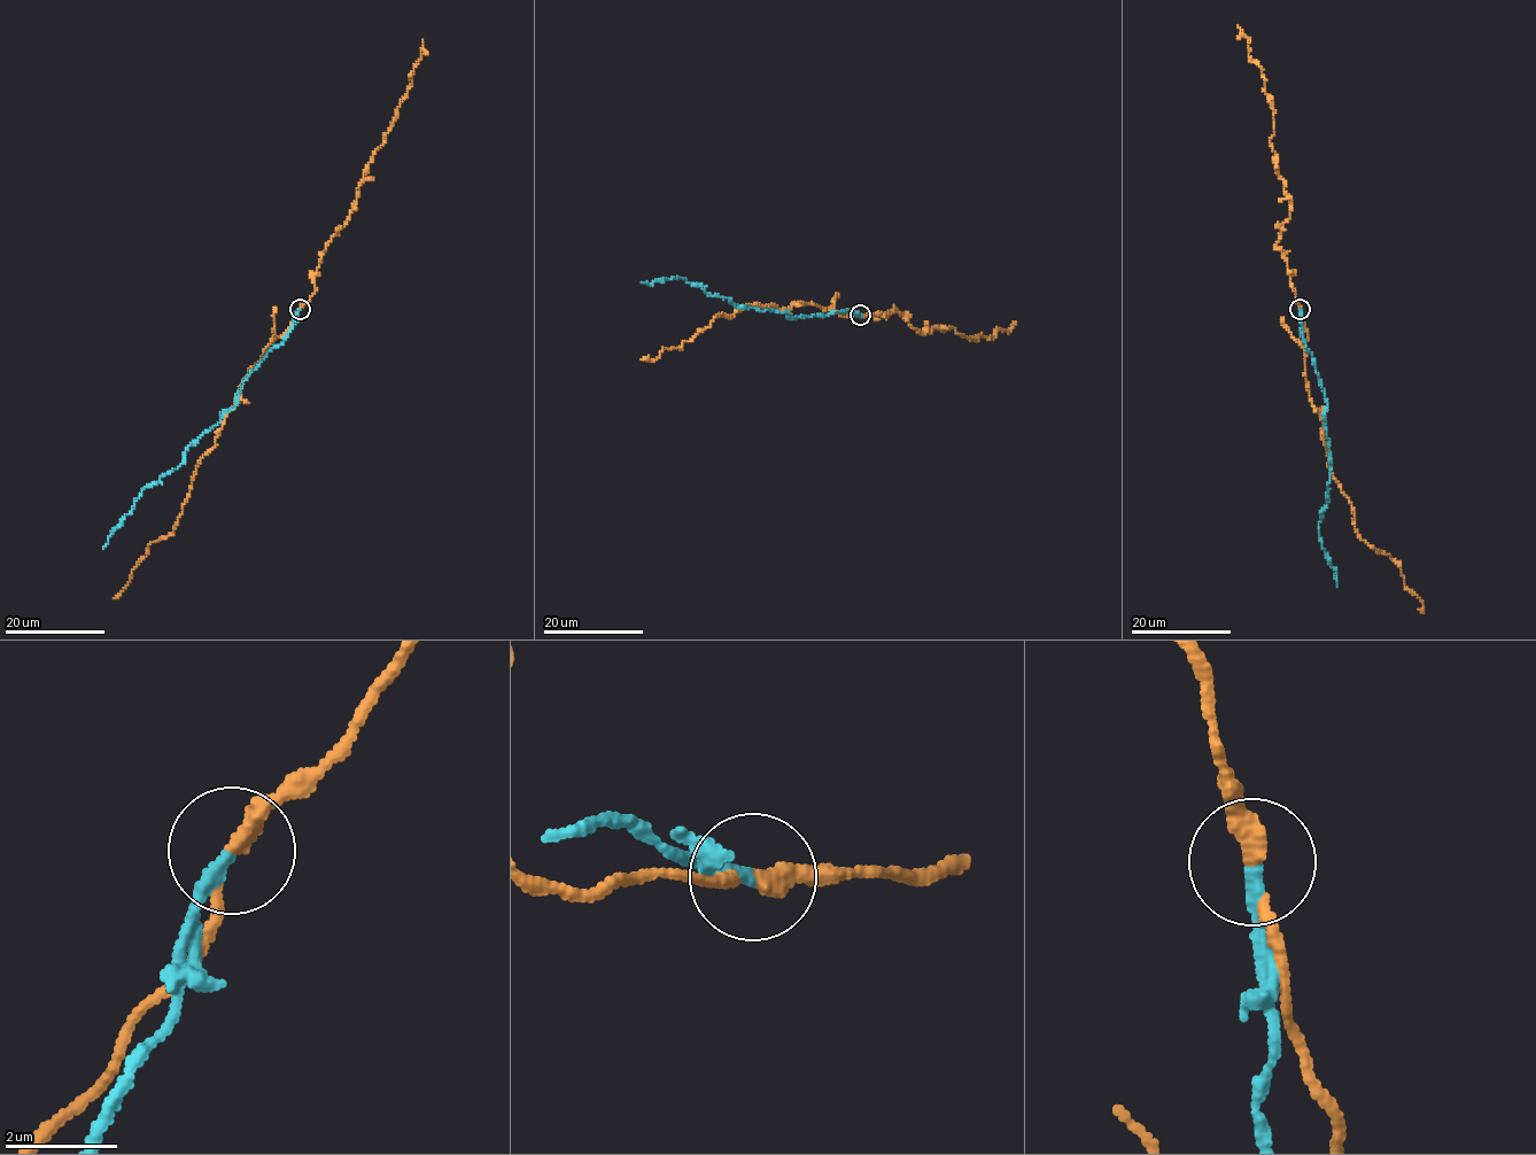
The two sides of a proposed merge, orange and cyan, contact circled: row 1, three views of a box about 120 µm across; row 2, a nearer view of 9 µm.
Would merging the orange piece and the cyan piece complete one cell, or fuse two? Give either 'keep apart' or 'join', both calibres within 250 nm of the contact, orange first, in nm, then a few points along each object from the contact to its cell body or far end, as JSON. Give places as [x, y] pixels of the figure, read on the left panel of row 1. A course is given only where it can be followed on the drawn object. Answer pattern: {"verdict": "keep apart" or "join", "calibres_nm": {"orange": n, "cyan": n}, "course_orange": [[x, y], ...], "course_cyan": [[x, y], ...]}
{"verdict": "keep apart", "calibres_nm": {"orange": 240, "cyan": 240}, "course_orange": [[300, 310], [250, 370], [216, 446], [195, 470], [173, 533], [150, 542], [123, 591], [114, 598]], "course_cyan": [[300, 310], [287, 335], [243, 380], [235, 404], [185, 451], [183, 463], [140, 493], [103, 548]]}

